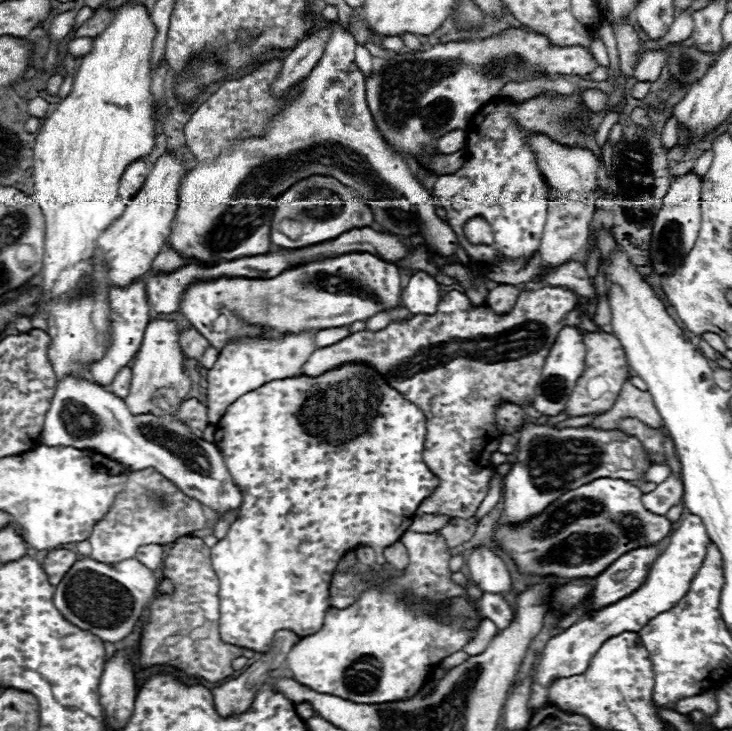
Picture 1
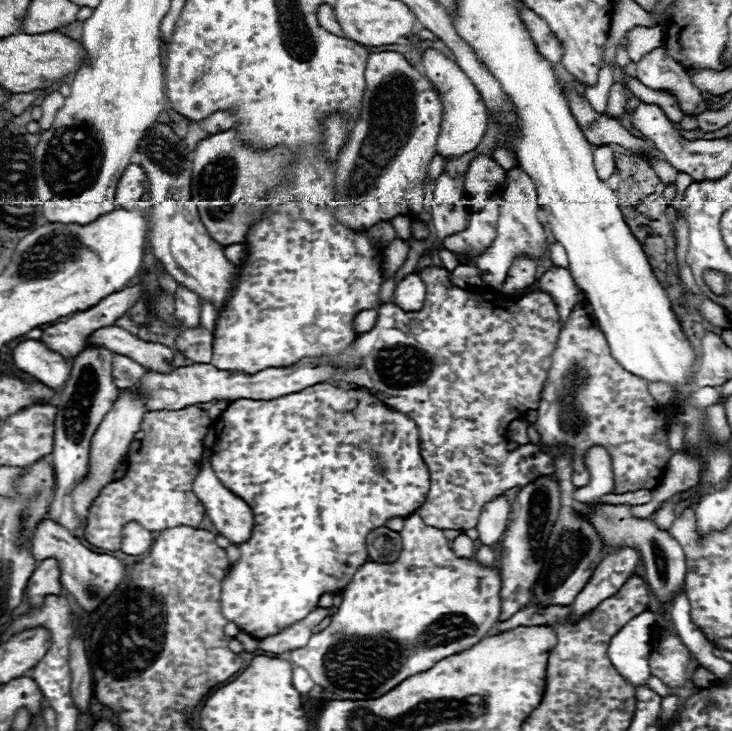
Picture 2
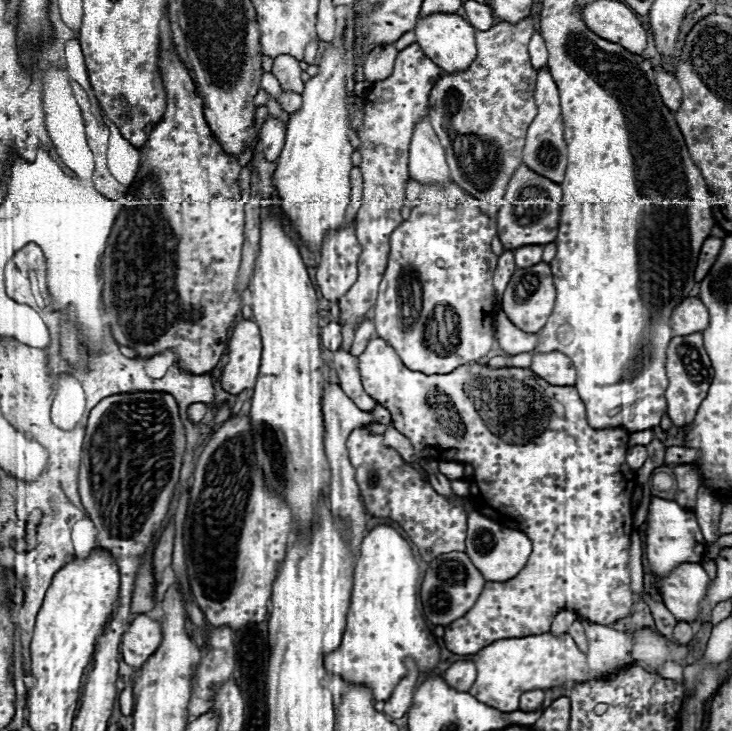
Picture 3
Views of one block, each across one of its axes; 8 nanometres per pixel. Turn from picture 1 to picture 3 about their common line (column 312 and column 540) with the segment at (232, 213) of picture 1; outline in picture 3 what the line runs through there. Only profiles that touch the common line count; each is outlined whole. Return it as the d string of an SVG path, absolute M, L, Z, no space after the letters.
M538 70L538 80L536 80L536 106L538 114L532 120L528 134L526 134L526 144L522 150L524 164L534 170L536 174L552 180L552 182L562 182L564 180L564 170L566 170L566 140L564 140L564 120L562 120L562 108L560 108L560 94L558 88L550 76L548 70Z

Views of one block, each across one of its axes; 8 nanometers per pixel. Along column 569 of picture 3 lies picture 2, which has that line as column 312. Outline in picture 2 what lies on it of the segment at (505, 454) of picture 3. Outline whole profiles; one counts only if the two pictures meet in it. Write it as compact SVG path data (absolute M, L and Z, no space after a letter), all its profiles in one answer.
M322 382L276 400L240 398L230 402L214 422L214 434L212 470L254 512L252 536L238 546L240 558L222 580L222 614L256 640L302 620L318 606L324 592L344 590L356 568L368 558L366 534L390 518L406 518L416 512L430 490L430 472L420 456L416 422L382 404L366 388L344 390Z

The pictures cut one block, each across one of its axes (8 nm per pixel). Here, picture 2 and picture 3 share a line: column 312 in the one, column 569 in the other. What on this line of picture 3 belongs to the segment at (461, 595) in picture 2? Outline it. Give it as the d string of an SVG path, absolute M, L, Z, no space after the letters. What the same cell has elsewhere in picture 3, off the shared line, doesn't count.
M552 632L492 642L490 646L486 646L478 654L474 654L472 662L478 666L478 678L476 678L474 686L470 688L470 694L478 702L492 706L500 712L518 710L518 700L528 690L550 690L550 688L562 686L570 680L572 682L586 682L590 678L600 680L600 678L618 674L622 668L626 668L626 664L620 664L616 668L608 668L606 672L594 674L588 668L586 654L576 646L572 636L554 636Z

